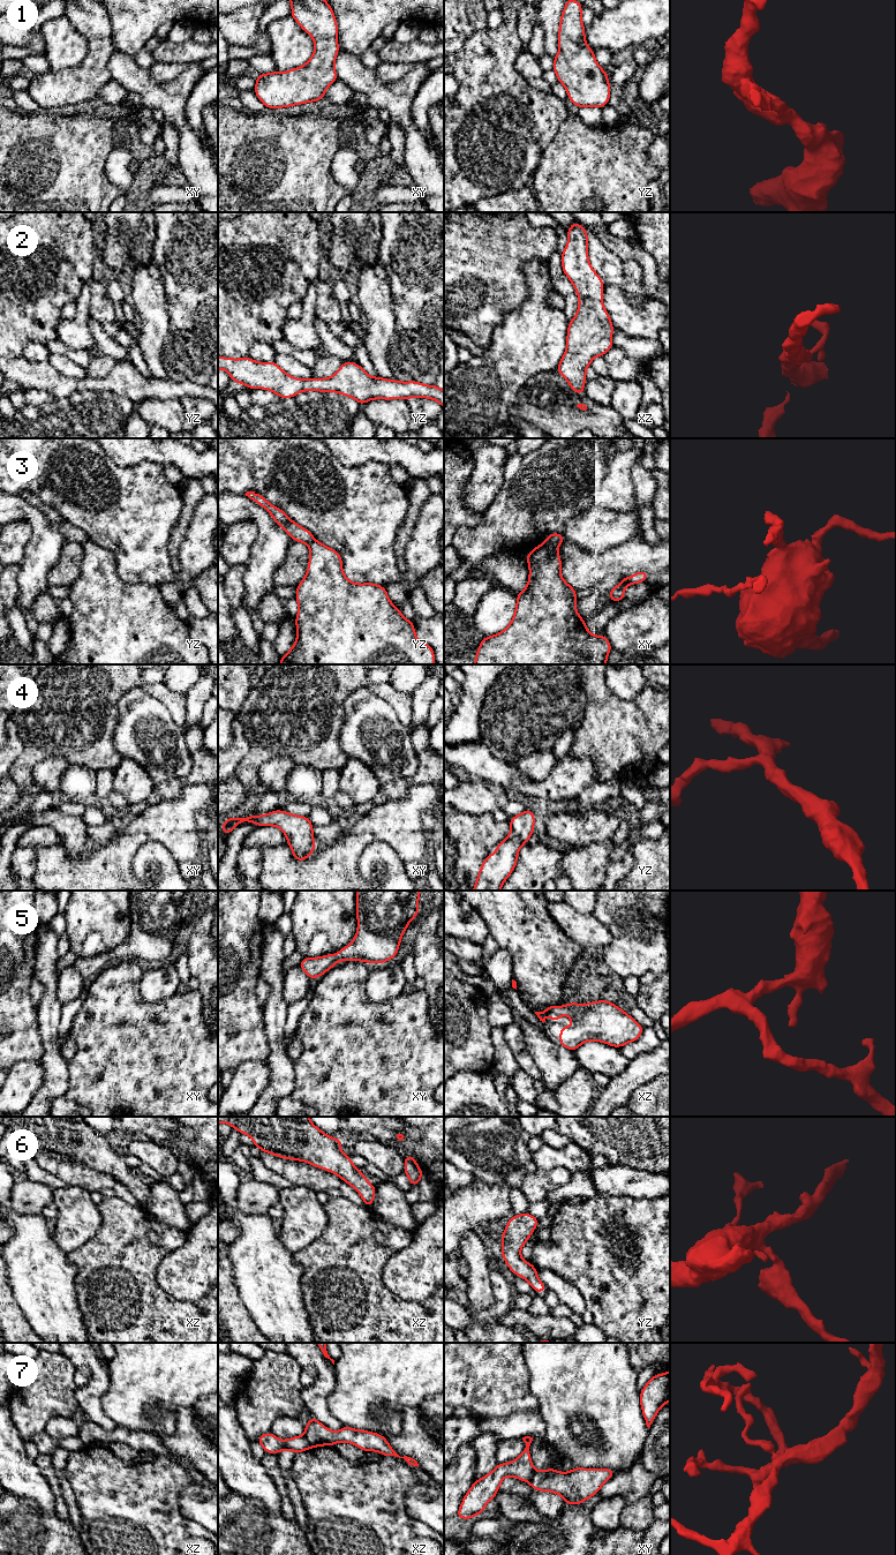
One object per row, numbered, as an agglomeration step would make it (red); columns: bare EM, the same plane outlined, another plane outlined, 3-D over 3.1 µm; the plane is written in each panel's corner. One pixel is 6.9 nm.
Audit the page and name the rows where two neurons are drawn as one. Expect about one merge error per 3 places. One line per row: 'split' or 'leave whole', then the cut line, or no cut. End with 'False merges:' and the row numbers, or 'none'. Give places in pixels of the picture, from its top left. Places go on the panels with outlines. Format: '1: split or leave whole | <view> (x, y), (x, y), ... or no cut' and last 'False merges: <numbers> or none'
1: leave whole | no cut
2: leave whole | no cut
3: split | xy (546, 541), (559, 543)
4: leave whole | no cut
5: leave whole | no cut
6: leave whole | no cut
7: split | xz (305, 1435), (310, 1447)
False merges: 3, 7

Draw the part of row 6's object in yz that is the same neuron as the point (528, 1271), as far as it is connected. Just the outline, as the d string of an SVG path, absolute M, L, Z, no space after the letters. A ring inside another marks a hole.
M529 1212L514 1215L505 1226L502 1240L502 1257L510 1270L526 1279L534 1292L547 1292L545 1285L539 1279L537 1270L532 1262L527 1263L520 1256L520 1250L539 1225L537 1218Z

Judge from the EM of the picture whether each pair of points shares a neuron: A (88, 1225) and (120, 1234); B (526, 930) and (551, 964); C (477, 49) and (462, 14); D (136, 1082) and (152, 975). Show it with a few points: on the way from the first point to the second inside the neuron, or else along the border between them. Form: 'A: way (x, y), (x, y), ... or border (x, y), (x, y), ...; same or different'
A: border (97, 1204), (100, 1226), (80, 1247); different
B: way (533, 938), (543, 956); same
C: border (486, 27), (475, 31), (456, 53); different
D: border (141, 976), (145, 1001), (173, 993); different

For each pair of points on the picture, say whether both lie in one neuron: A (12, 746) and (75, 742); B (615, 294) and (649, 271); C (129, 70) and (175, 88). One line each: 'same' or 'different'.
A: different
B: different
C: same

